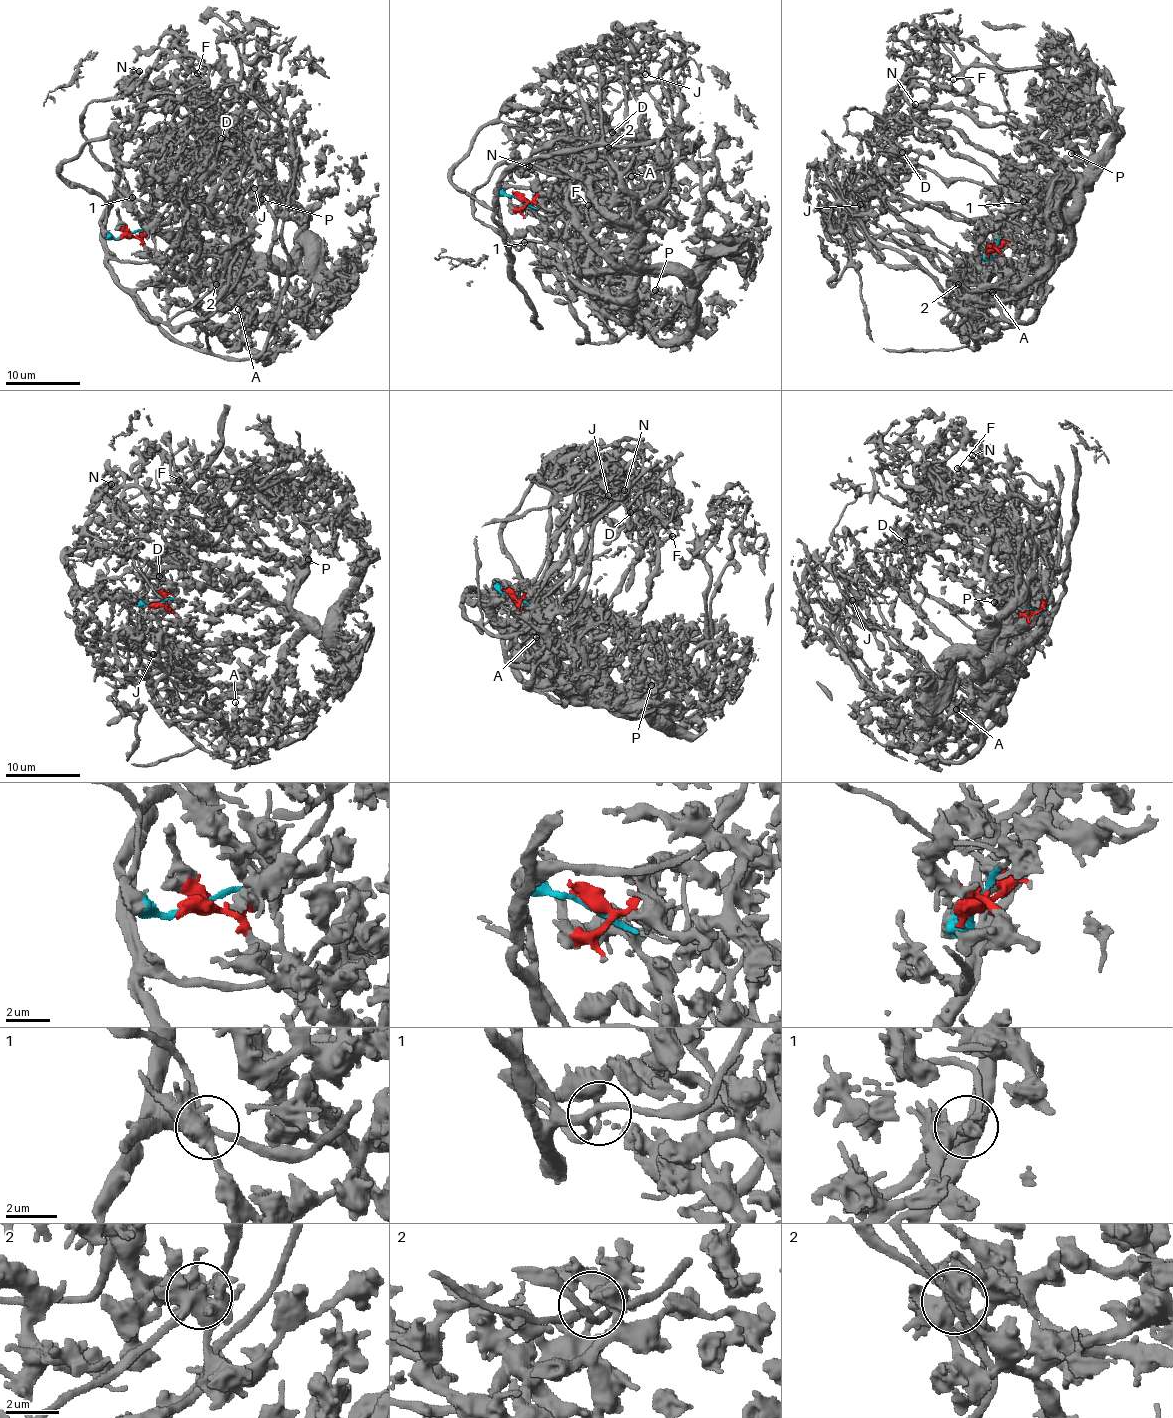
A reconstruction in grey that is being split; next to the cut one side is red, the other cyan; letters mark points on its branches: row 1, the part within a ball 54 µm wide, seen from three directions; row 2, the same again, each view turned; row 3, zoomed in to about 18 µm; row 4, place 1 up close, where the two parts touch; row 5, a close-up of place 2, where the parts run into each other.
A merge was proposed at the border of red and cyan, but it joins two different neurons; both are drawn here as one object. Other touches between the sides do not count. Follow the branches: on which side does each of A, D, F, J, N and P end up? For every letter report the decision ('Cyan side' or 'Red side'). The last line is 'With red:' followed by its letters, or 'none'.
A: Red side
D: Cyan side
F: Cyan side
J: Cyan side
N: Cyan side
P: Red side
With red: A, P

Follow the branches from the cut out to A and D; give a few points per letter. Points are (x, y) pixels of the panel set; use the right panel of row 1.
A: (993, 250), (1014, 269), (1027, 268), (1057, 256), (1070, 222), (1065, 247), (1033, 285), (1001, 300), (992, 292)
D: (993, 250), (989, 279), (976, 259), (917, 232), (894, 212), (876, 161), (880, 154), (902, 152)

